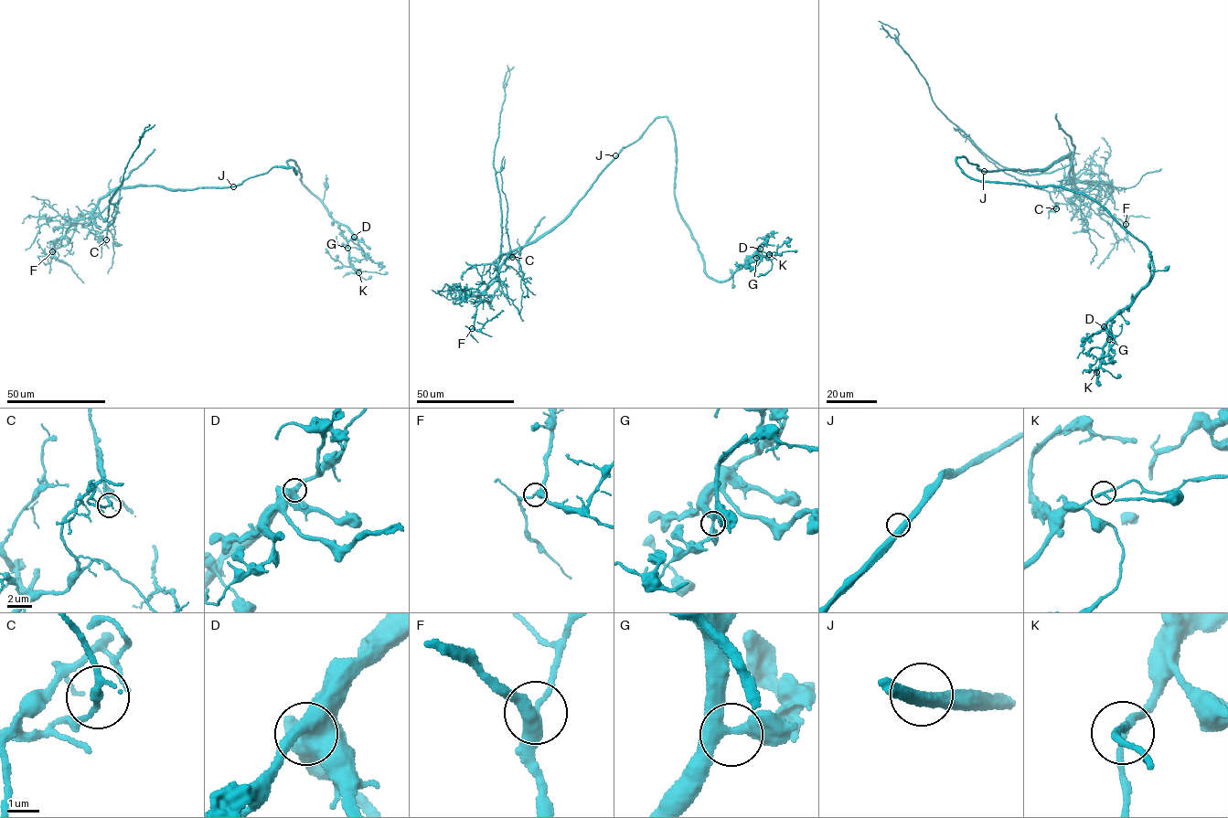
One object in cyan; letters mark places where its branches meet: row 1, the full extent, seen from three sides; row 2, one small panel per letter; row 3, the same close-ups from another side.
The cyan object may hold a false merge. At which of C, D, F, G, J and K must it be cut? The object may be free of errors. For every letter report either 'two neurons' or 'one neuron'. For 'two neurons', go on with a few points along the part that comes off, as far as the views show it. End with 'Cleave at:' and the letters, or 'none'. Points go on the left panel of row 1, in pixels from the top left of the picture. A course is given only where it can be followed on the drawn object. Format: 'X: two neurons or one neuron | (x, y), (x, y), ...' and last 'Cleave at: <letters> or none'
C: two neurons | (106, 239), (107, 224), (117, 210), (118, 190), (93, 222), (72, 225), (48, 255), (37, 243), (38, 239)
D: one neuron
F: one neuron
G: one neuron
J: one neuron
K: one neuron
Cleave at: C

